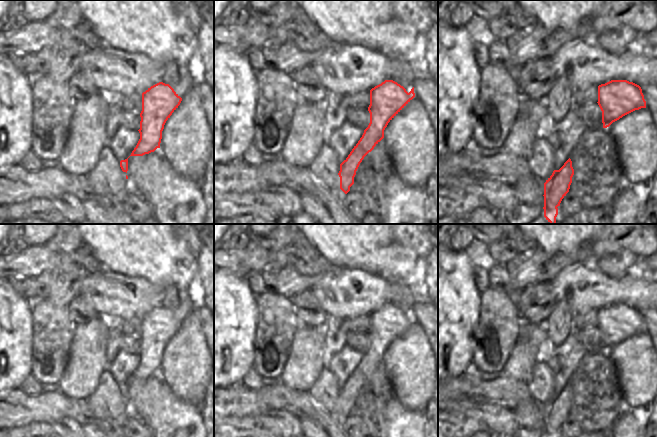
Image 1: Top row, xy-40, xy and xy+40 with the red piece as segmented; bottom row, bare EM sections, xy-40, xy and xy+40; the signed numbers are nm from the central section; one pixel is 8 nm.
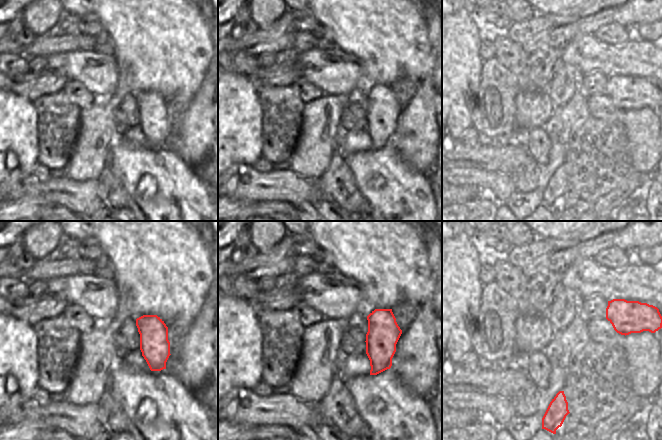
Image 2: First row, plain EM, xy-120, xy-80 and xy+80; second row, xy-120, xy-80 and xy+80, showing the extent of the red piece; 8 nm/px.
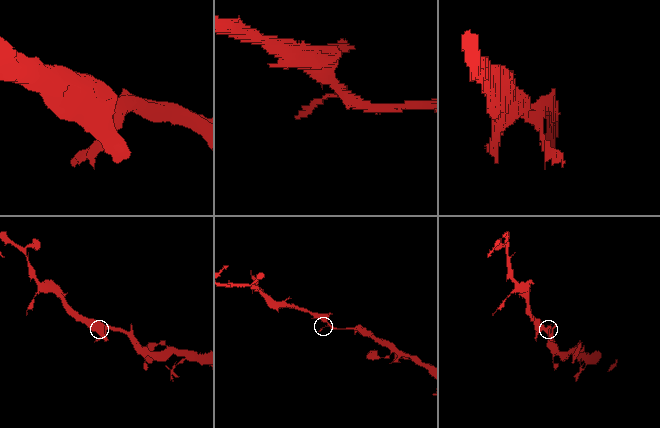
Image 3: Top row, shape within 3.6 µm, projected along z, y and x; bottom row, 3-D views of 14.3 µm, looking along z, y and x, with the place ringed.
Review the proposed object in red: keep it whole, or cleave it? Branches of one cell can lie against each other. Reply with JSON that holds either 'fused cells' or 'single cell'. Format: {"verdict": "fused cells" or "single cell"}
{"verdict": "single cell"}

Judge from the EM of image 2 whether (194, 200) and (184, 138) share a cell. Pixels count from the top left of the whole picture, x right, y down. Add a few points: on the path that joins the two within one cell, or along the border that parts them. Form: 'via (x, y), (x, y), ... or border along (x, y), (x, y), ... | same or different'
border along (172, 150), (193, 169) | different

